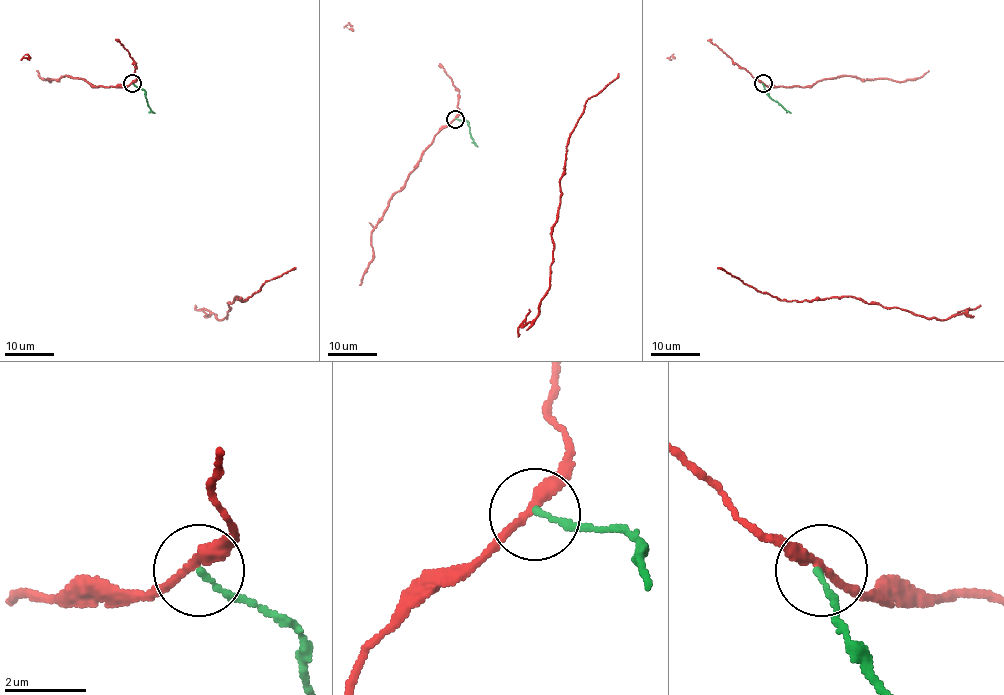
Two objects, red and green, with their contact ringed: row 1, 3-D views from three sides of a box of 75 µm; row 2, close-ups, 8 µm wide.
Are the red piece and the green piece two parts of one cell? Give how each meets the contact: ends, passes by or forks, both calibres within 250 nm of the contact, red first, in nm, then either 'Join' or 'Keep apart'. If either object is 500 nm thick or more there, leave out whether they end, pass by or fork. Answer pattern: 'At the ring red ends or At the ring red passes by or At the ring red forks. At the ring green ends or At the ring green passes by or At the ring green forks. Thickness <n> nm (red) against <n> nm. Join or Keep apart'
At the ring red passes by. At the ring green ends. Thickness 240 nm (red) against 130 nm. Keep apart

